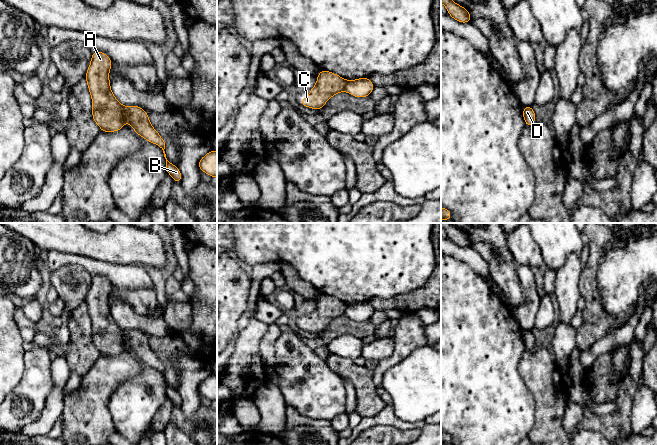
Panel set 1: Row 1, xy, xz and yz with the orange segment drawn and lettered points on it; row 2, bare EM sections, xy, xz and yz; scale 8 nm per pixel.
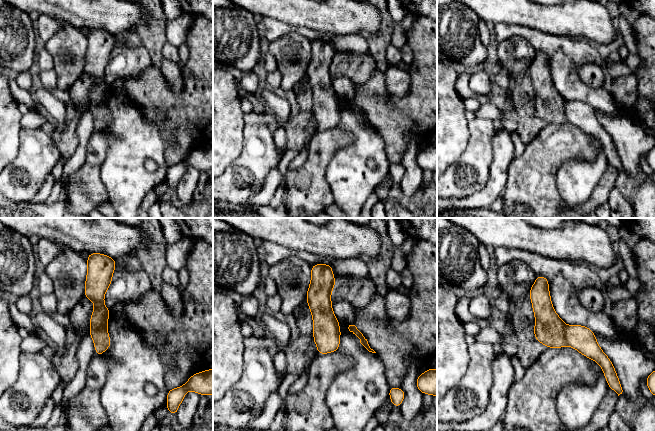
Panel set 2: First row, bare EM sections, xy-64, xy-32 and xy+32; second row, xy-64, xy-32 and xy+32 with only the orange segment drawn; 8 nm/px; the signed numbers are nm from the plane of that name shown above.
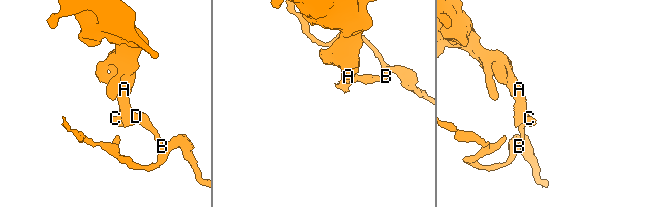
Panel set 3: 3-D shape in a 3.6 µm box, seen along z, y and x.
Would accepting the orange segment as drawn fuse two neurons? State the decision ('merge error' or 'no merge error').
merge error

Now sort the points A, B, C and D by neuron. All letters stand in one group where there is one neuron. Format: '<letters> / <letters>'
A C / B D

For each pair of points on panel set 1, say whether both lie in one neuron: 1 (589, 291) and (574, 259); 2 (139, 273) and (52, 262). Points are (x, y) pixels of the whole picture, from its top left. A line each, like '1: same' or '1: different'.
1: different
2: same

